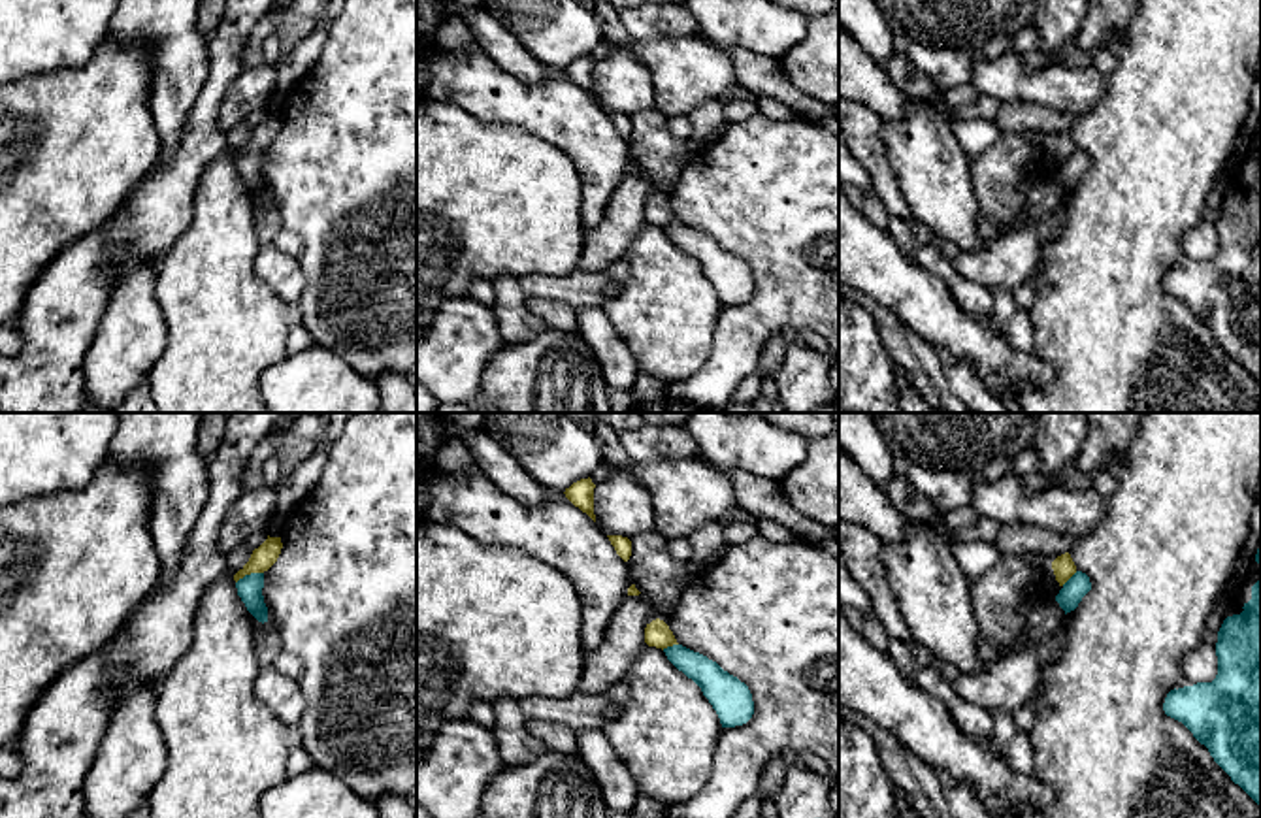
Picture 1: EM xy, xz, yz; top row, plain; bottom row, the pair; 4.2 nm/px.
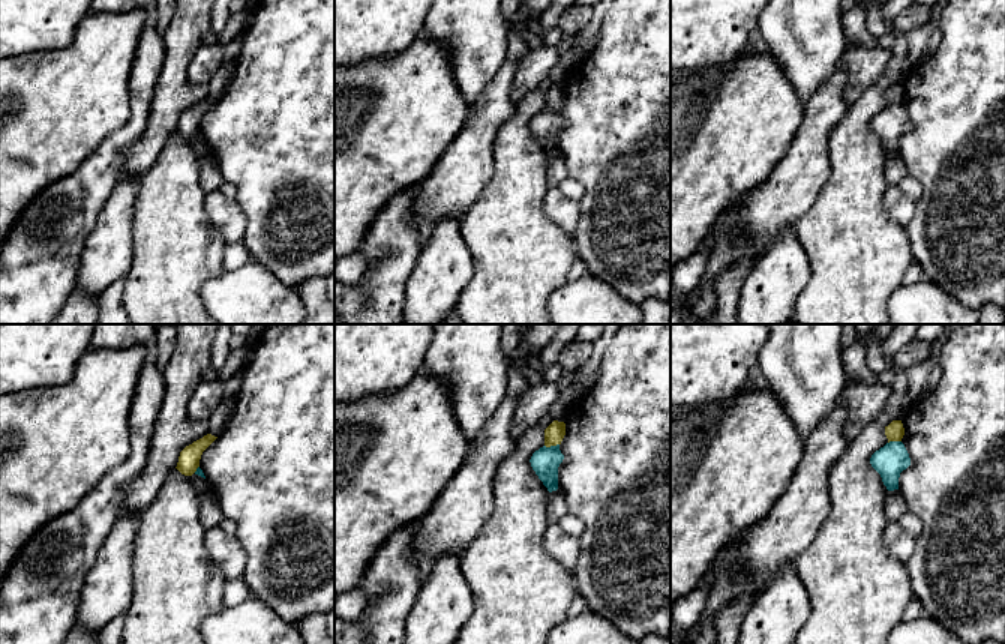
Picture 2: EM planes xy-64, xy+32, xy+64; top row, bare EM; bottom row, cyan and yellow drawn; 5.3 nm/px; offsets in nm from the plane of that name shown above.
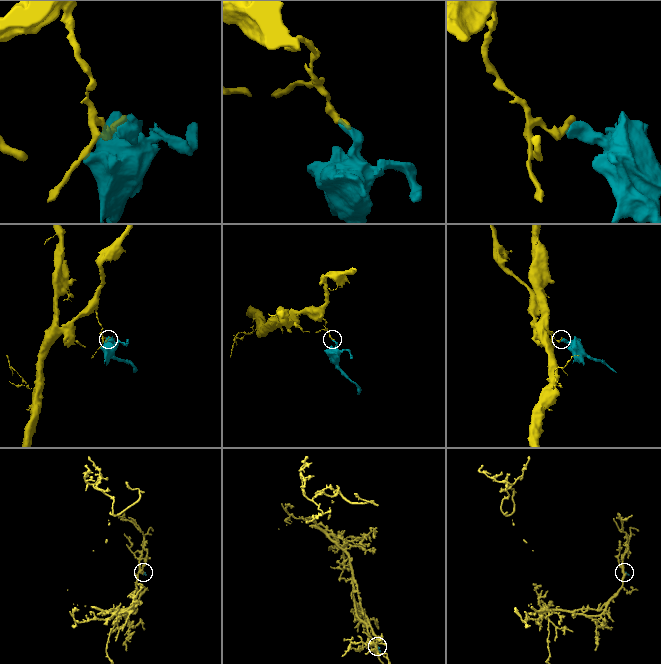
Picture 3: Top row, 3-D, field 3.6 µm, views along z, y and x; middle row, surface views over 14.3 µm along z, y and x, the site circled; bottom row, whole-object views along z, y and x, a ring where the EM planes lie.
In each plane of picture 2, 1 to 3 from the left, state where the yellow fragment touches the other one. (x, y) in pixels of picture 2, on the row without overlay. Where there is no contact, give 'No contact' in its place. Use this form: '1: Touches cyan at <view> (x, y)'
1: Touches cyan at xy-64 (197, 132)
2: Touches cyan at xy+32 (551, 110)
3: Touches cyan at xy+64 (894, 105)

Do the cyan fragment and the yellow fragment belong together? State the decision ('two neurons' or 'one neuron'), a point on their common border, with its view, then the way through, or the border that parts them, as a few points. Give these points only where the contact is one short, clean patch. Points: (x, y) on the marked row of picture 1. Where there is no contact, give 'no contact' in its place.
two neurons; meets cyan in xy at (251, 573); border along xy (262, 572), (251, 572), (236, 583)

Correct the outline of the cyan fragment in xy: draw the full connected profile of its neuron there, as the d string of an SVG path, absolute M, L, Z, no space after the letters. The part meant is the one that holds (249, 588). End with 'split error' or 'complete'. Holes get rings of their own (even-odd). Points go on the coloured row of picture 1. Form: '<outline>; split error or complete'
M264 573L245 575L236 582L237 596L245 603L247 611L258 620L268 622L268 607L264 603L262 588L264 588Z; complete

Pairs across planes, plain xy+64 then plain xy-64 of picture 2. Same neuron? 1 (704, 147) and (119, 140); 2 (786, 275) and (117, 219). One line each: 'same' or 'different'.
1: different
2: same

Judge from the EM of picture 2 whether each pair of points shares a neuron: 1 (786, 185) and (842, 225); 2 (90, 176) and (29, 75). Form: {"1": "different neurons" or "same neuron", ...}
{"1": "different neurons", "2": "different neurons"}

